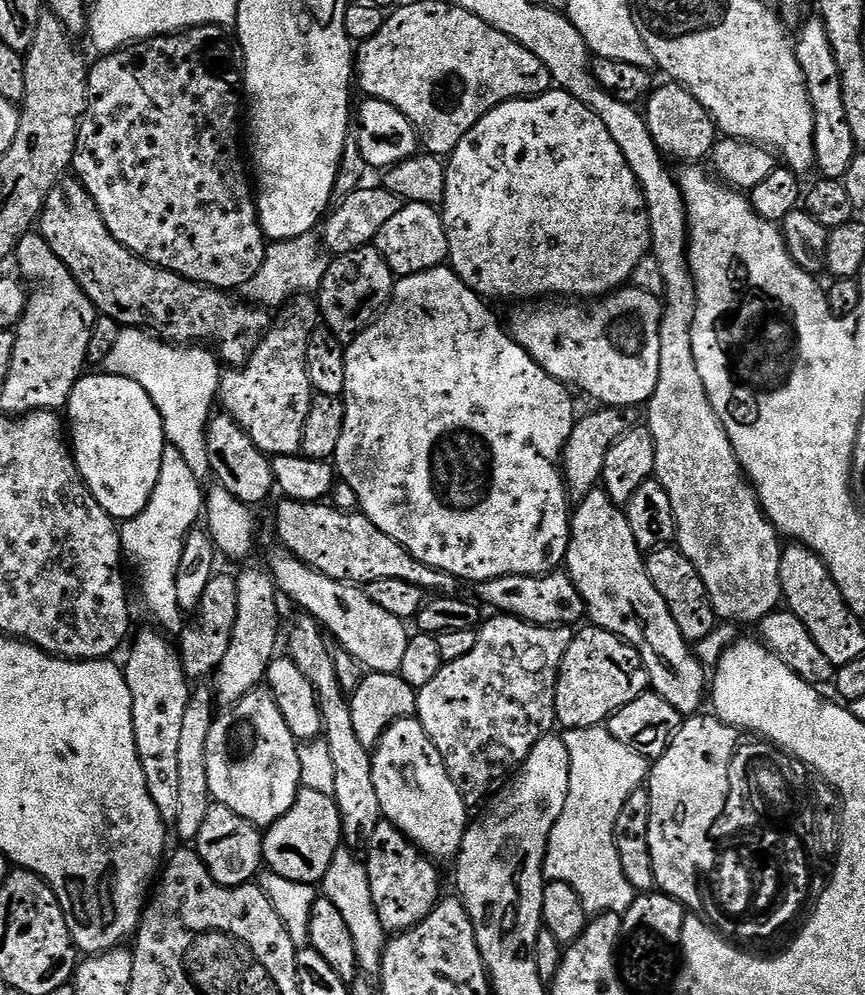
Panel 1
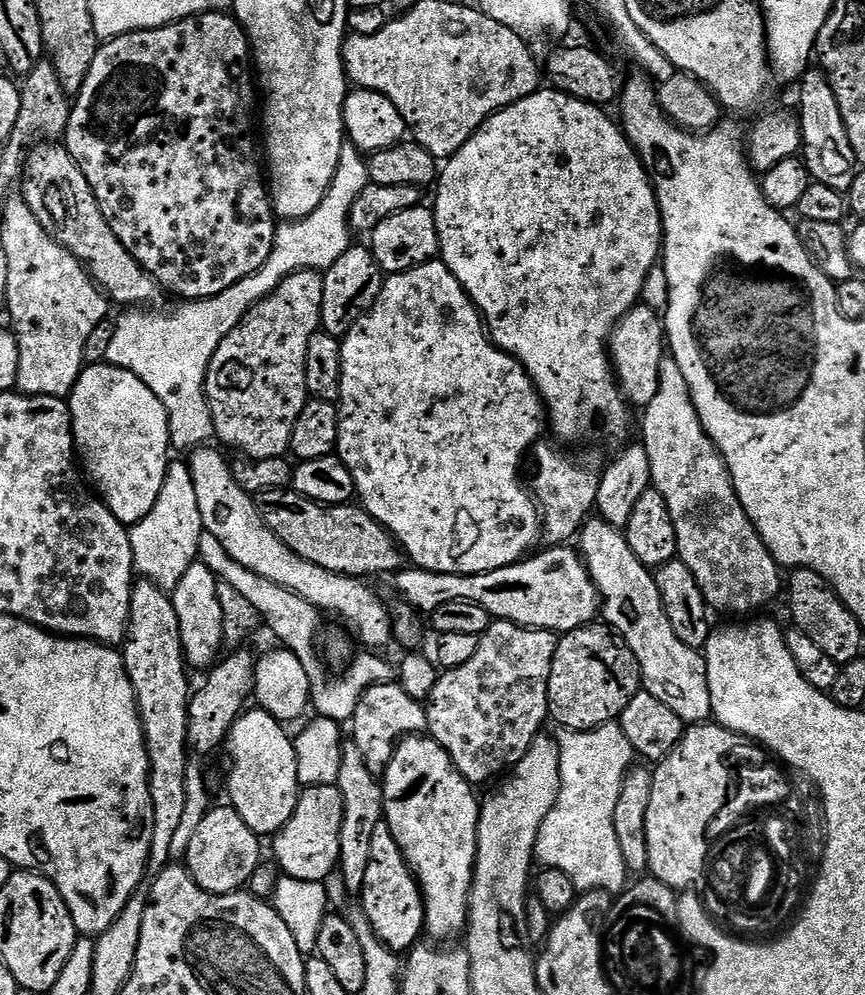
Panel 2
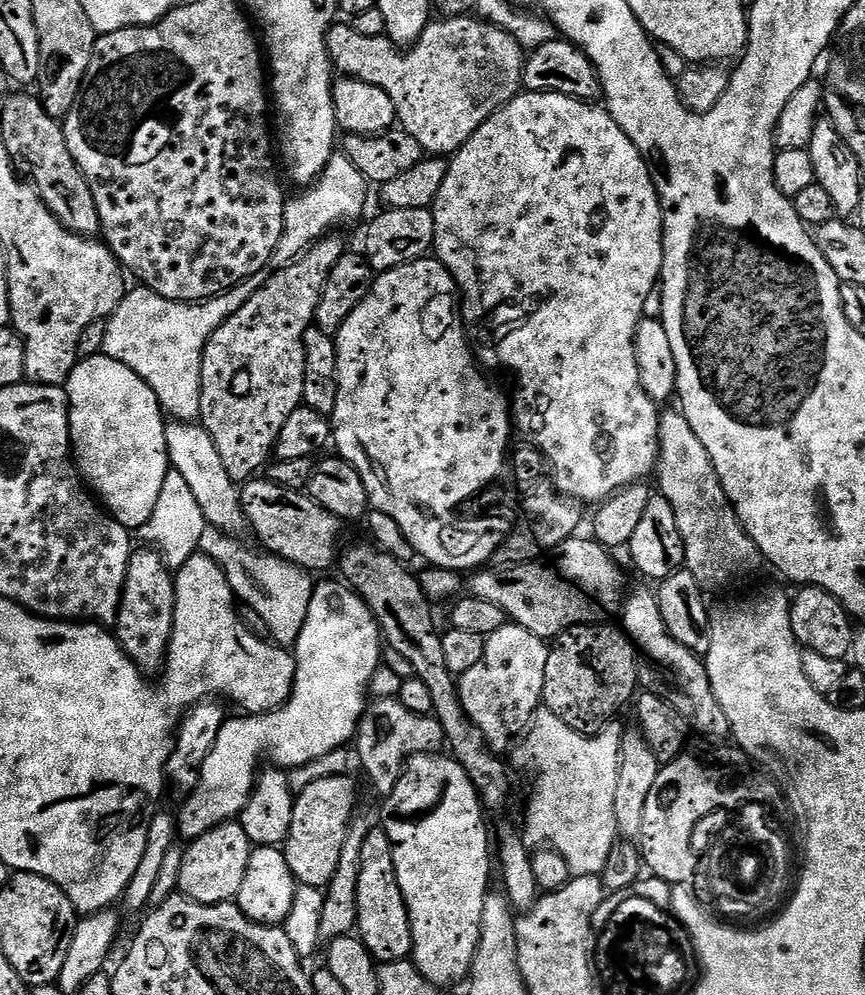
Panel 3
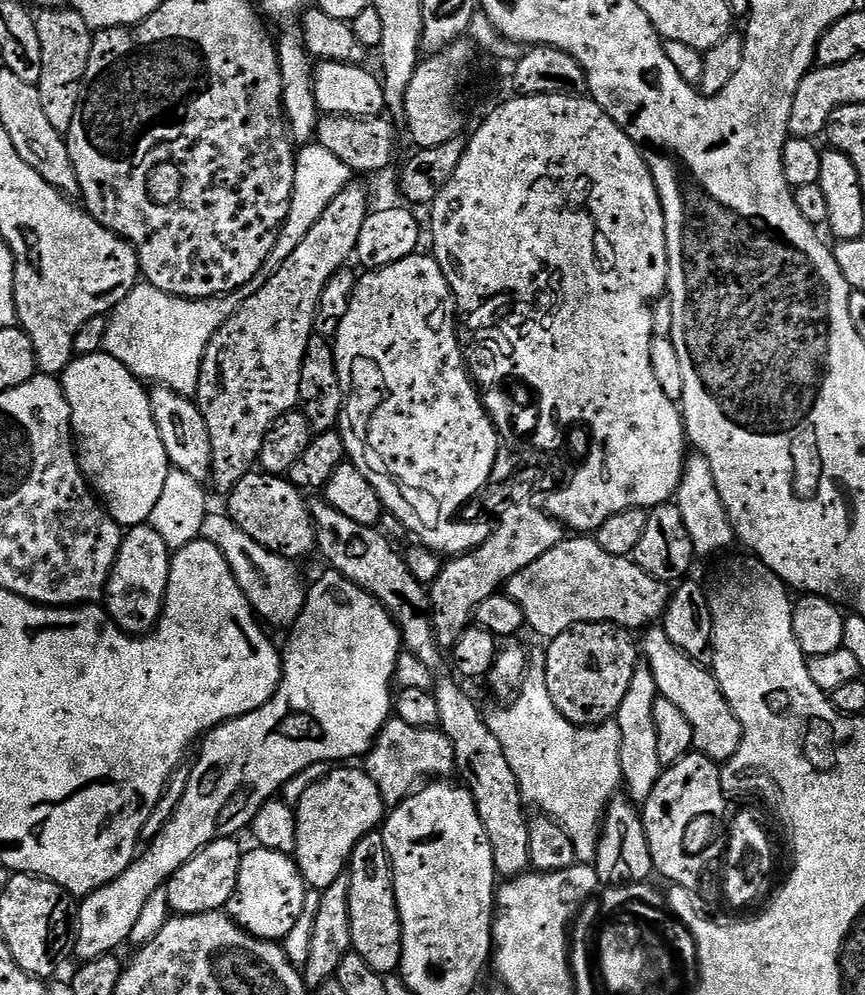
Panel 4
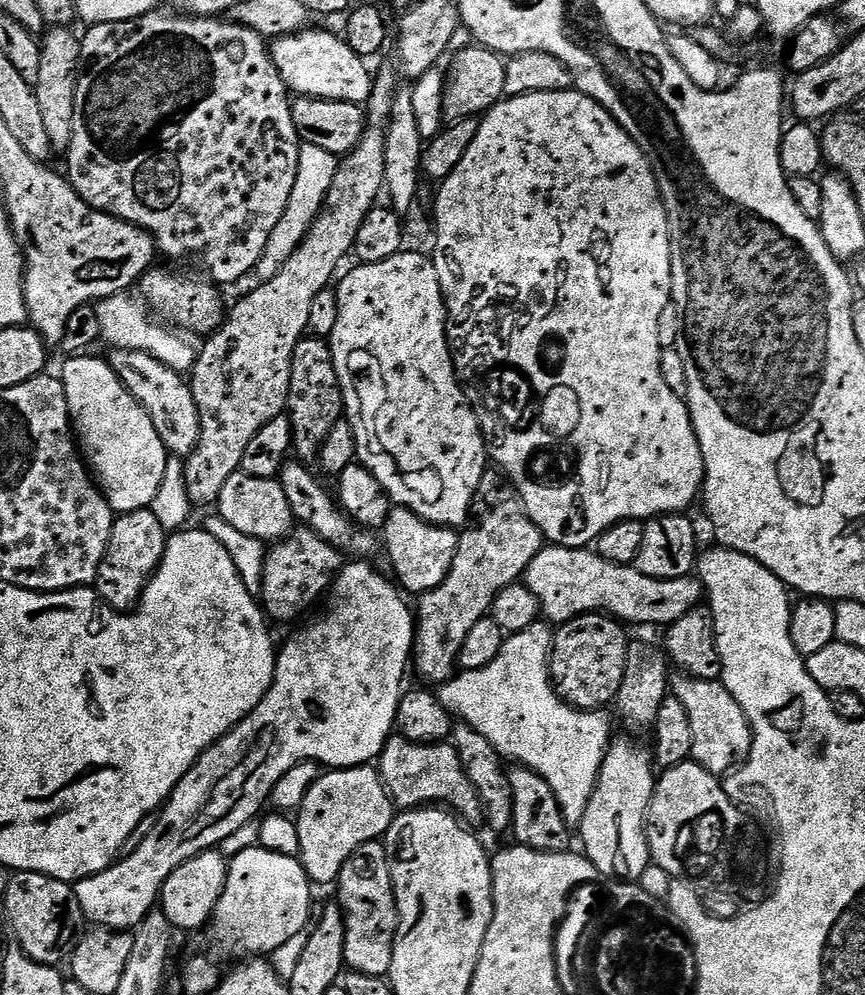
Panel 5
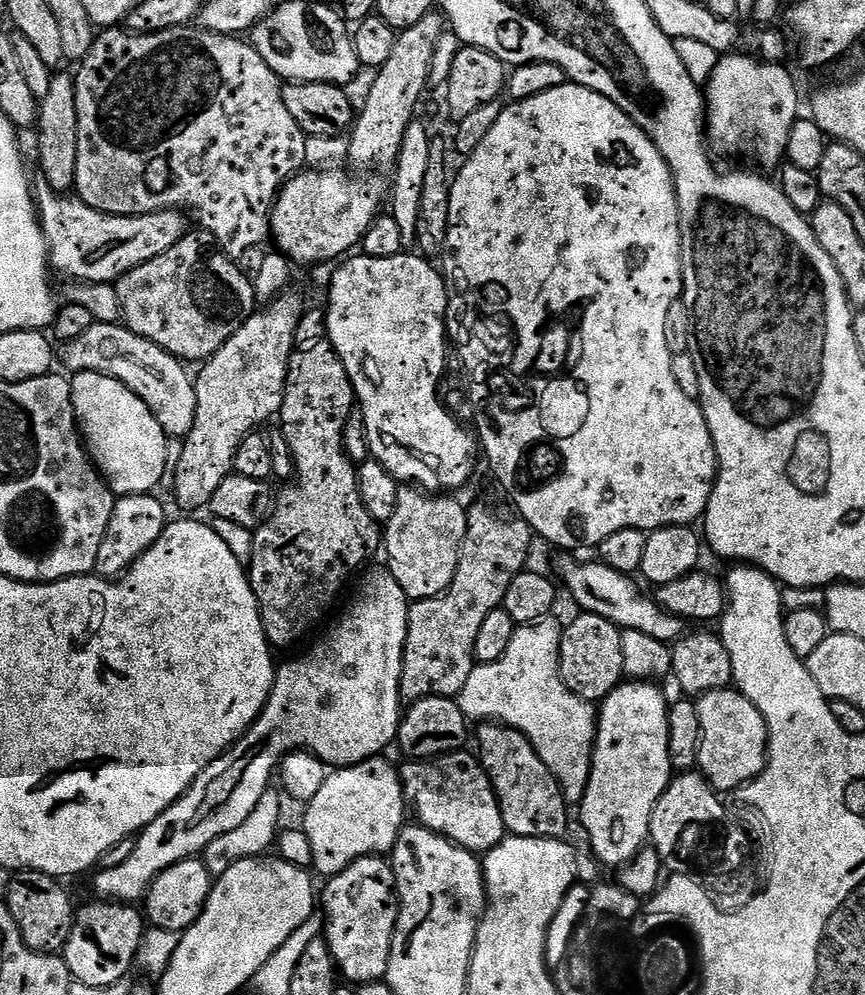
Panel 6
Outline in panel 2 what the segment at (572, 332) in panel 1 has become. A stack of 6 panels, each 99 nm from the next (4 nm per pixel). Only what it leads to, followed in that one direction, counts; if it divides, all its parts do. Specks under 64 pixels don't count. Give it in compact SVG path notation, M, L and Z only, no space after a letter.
M642 302L629 310L612 331L610 359L625 397L633 405L647 406L650 398L658 394L660 367L666 359L666 333L661 313L655 308L647 308Z

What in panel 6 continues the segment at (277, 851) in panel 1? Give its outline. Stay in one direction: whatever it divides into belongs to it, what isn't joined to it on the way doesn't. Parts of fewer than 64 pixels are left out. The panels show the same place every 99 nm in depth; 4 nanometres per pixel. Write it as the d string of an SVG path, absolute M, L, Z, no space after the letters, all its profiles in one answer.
M373 758L371 760L364 760L361 764L354 764L351 766L340 766L335 770L329 771L322 782L322 788L318 794L315 794L314 798L306 804L303 809L304 821L302 821L302 827L304 832L310 838L310 848L312 850L312 868L315 871L320 871L324 878L331 878L339 874L342 870L346 870L346 866L350 866L358 858L363 856L384 856L391 853L392 848L398 842L400 832L406 826L406 820L404 820L404 804L406 808L406 797L404 794L404 781L400 779L400 773L397 765L392 765L390 761L384 760L385 758Z

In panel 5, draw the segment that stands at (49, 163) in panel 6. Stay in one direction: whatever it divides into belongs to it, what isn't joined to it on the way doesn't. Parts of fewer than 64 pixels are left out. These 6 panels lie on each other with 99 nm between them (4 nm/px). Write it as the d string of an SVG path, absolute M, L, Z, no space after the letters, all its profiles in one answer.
M49 27L40 40L40 61L38 62L38 82L34 85L38 106L46 125L46 134L50 137L53 153L67 153L74 126L74 102L78 82L82 75L82 57L80 55L81 37L75 36L72 28Z

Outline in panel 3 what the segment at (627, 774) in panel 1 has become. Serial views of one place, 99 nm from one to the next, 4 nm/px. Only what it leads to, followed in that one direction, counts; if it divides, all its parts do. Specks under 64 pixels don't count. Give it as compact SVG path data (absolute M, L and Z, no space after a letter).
M541 710L536 713L536 719L533 720L532 727L528 729L526 735L514 748L518 767L536 768L536 789L532 792L532 801L528 804L528 813L524 816L524 828L522 827L524 843L532 850L547 846L558 854L562 854L562 858L566 858L566 866L570 866L573 876L600 876L604 871L606 862L610 858L613 846L618 842L616 819L614 818L614 793L616 793L618 787L618 758L620 757L620 747L622 746L622 738L626 728L625 725L622 726L616 723L620 722L609 722L599 732L589 734L574 730L570 726L566 726L566 722L559 720L552 712Z

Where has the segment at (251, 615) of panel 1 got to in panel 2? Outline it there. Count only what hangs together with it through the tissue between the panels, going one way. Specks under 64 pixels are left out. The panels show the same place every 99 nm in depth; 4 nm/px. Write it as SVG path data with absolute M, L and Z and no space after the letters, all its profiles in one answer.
M246 648L225 655L208 673L206 682L189 697L187 738L193 753L206 754L227 741L229 730L245 711L246 702L253 697L256 686L256 658Z

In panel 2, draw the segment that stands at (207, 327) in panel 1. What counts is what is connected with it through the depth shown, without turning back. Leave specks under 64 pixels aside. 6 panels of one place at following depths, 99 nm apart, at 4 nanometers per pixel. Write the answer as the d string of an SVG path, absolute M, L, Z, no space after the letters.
M41 142L35 145L24 166L23 179L22 199L30 206L34 218L38 218L38 222L42 222L46 234L50 234L62 247L70 250L70 254L74 254L74 258L81 260L88 273L100 285L104 295L113 305L148 306L153 303L151 300L155 298L156 292L158 293L155 278L132 257L130 250L126 250L126 246L122 246L122 242L118 242L114 230L110 230L110 222L104 217L98 206L98 198L94 194L90 182L86 182L86 174L82 174L78 162L74 162L74 158L63 143Z

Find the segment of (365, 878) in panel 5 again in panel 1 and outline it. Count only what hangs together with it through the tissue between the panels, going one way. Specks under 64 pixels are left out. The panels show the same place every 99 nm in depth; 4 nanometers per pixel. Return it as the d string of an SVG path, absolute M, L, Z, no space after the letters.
M381 819L366 848L369 851L366 865L370 893L382 926L388 934L399 934L418 926L422 918L435 910L442 896L440 876L436 873L437 865L385 819Z

